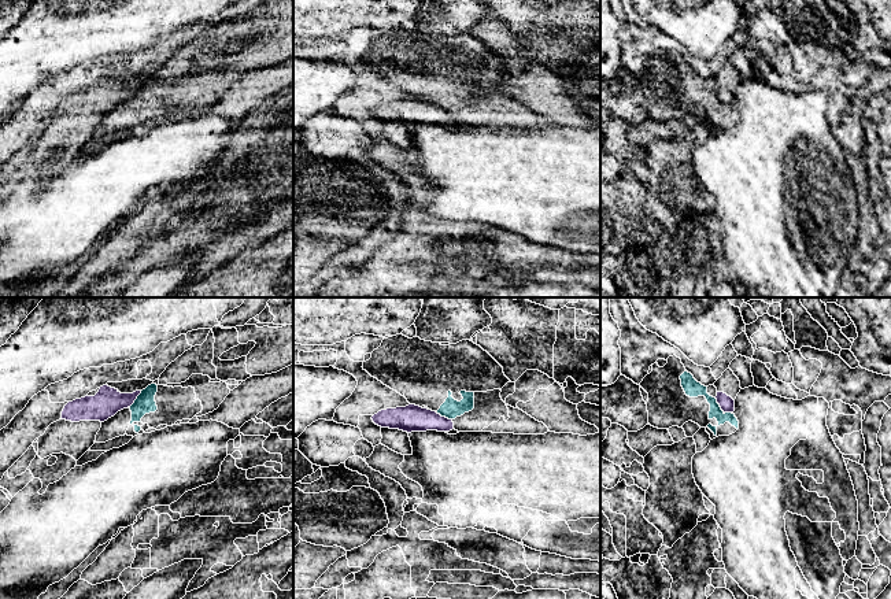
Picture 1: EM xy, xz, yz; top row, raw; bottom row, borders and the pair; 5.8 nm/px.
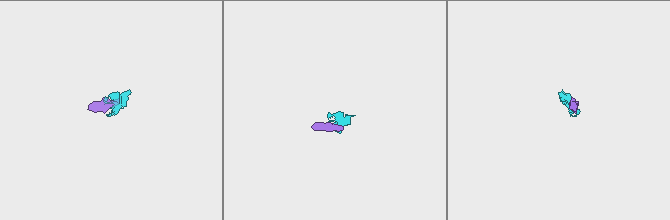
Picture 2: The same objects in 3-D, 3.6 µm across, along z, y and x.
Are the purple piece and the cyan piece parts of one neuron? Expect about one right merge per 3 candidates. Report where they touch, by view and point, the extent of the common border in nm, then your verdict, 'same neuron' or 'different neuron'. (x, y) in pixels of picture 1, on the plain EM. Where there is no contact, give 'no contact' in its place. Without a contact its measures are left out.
yz (721, 102) | 140 nm | different neuron

